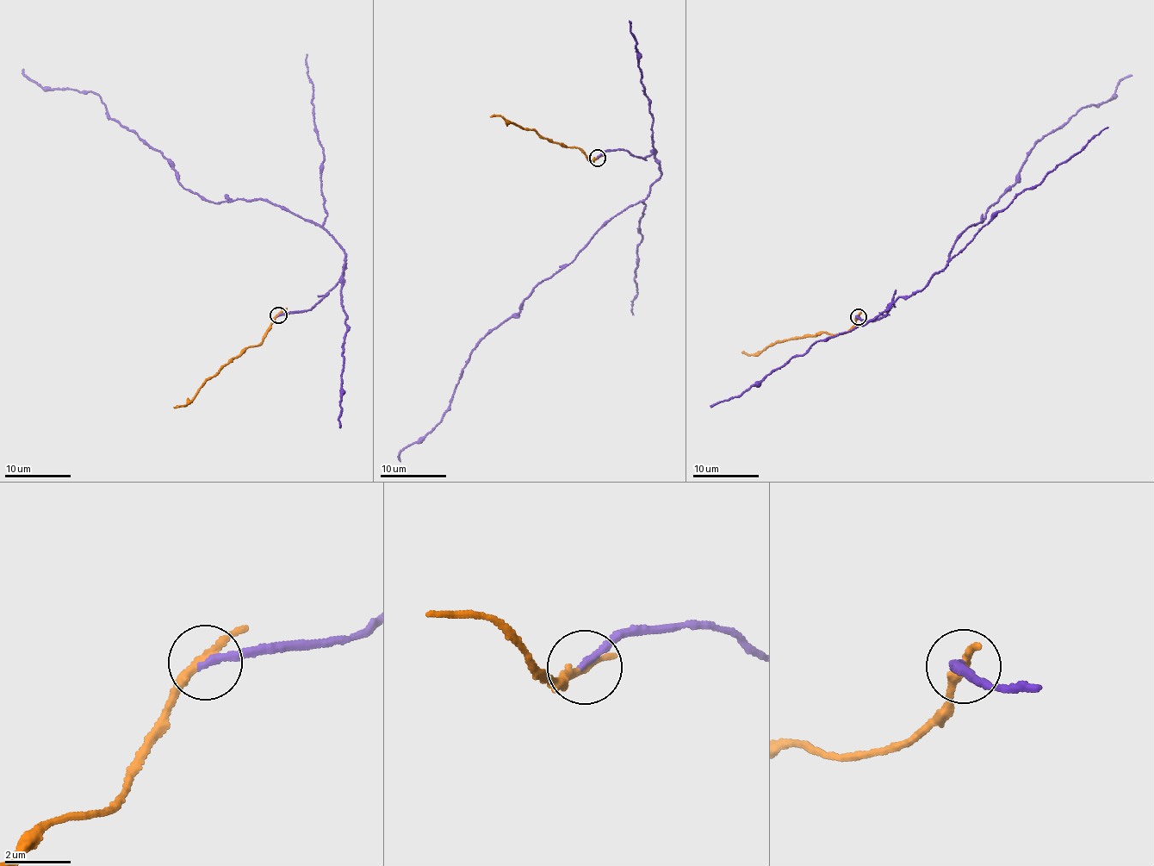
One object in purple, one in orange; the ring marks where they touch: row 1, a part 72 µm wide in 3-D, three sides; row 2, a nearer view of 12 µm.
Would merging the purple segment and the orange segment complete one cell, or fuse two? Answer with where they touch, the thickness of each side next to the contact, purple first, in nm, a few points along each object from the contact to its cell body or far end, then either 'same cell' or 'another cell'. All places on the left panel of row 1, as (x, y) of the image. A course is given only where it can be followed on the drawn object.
(278, 315) | 240/240 nm | purple via (278, 315), (312, 310), (341, 278), (330, 234), (269, 201), (212, 202), (99, 96), (42, 87), (22, 68) | orange via (278, 315), (262, 340), (244, 347), (238, 356), (222, 365), (217, 374), (197, 389), (191, 401), (173, 407) | another cell

